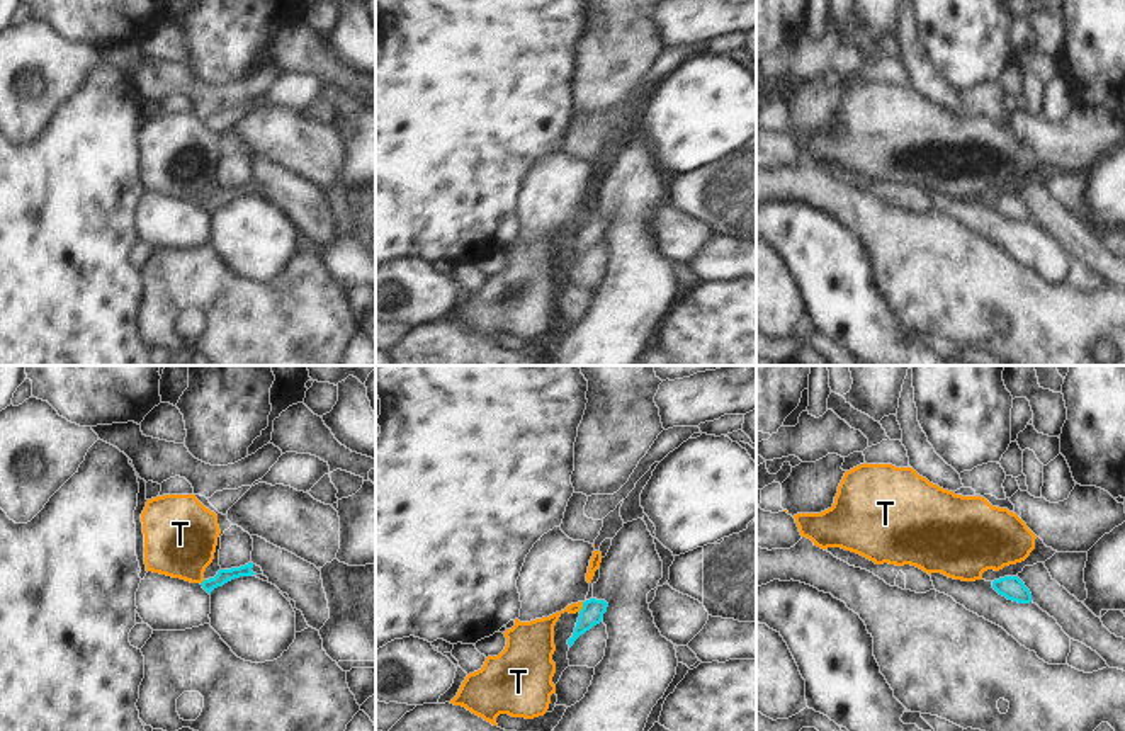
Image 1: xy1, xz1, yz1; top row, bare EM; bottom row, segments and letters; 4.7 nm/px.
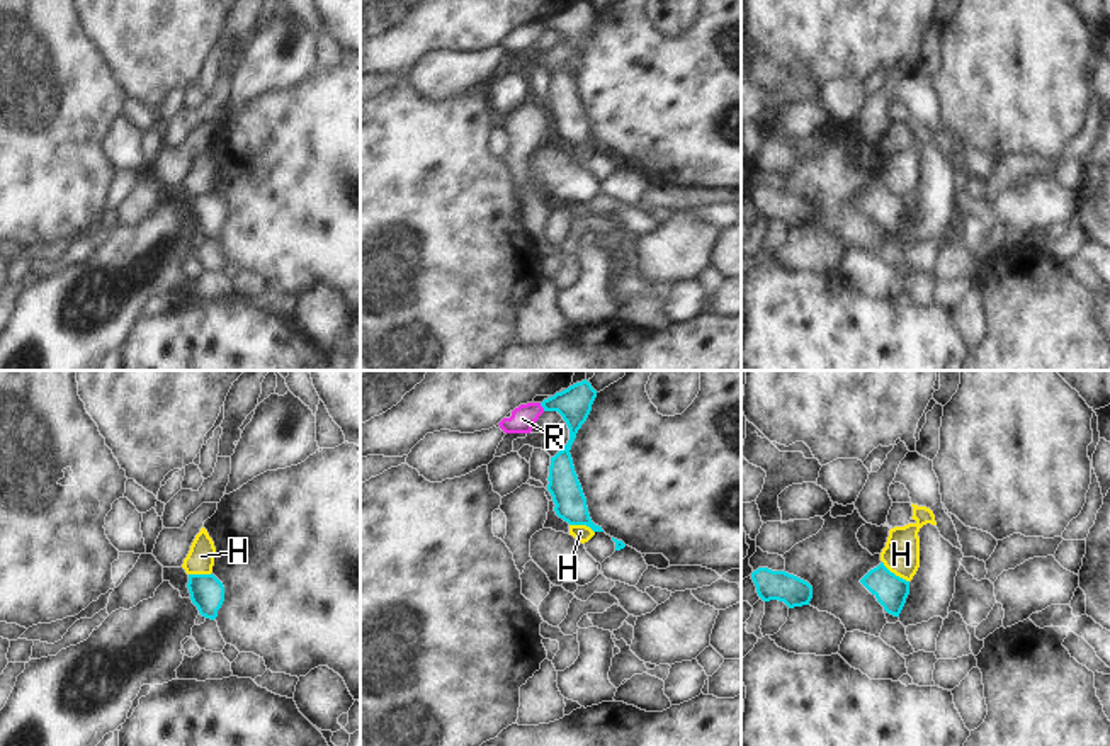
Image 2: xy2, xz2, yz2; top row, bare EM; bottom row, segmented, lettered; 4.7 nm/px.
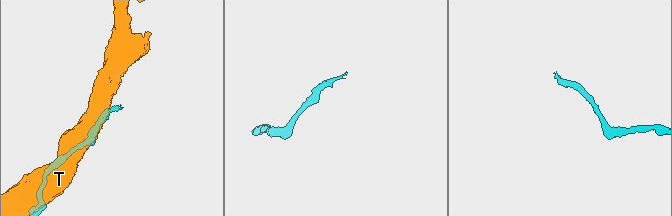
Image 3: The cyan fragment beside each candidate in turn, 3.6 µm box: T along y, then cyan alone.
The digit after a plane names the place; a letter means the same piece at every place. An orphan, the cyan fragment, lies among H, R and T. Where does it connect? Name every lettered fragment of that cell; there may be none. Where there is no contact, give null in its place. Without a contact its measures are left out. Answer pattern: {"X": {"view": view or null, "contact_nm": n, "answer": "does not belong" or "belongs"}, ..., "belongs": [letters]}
{"H": {"view": "yz2", "contact_nm": 160, "answer": "does not belong"}, "R": {"view": "xz2", "contact_nm": 50, "answer": "does not belong"}, "T": {"view": "xz1", "contact_nm": 50, "answer": "does not belong"}, "belongs": []}

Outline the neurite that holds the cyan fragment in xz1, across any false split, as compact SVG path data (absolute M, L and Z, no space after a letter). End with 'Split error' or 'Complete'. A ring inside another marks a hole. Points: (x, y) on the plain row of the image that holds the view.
M590 218L583 221L583 228L579 230L579 236L574 246L573 255L568 258L569 267L574 264L574 260L590 250L593 245L600 243L603 238L603 233L607 231L608 223L605 219Z. Complete.

